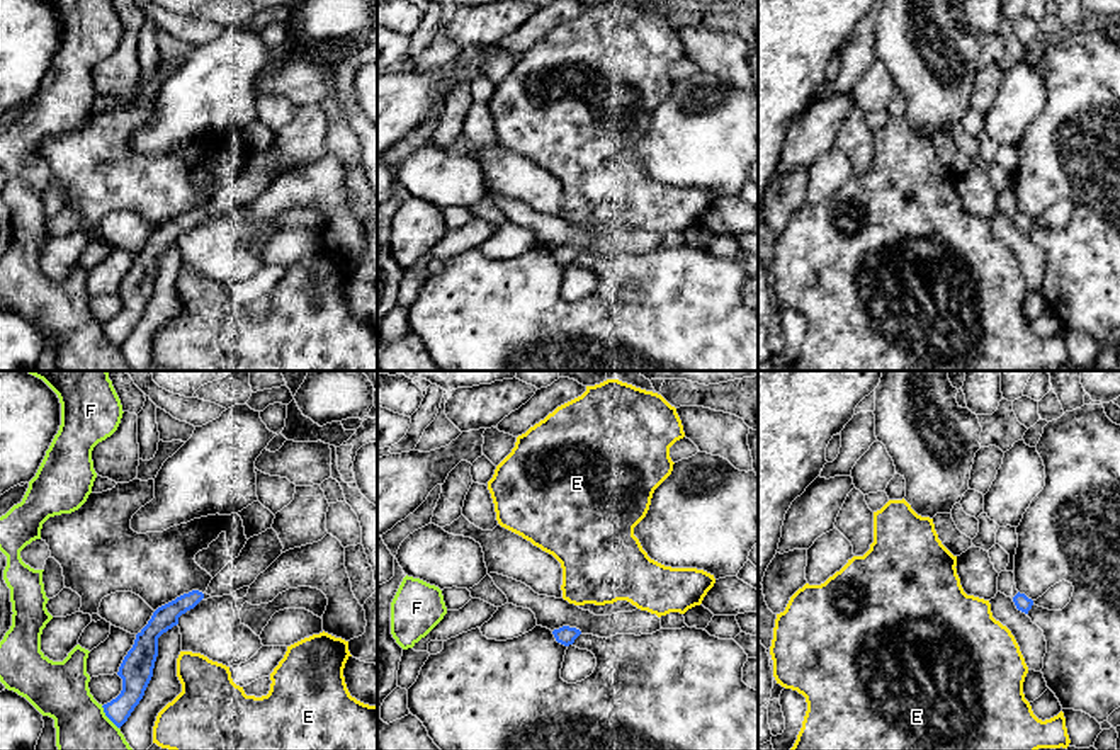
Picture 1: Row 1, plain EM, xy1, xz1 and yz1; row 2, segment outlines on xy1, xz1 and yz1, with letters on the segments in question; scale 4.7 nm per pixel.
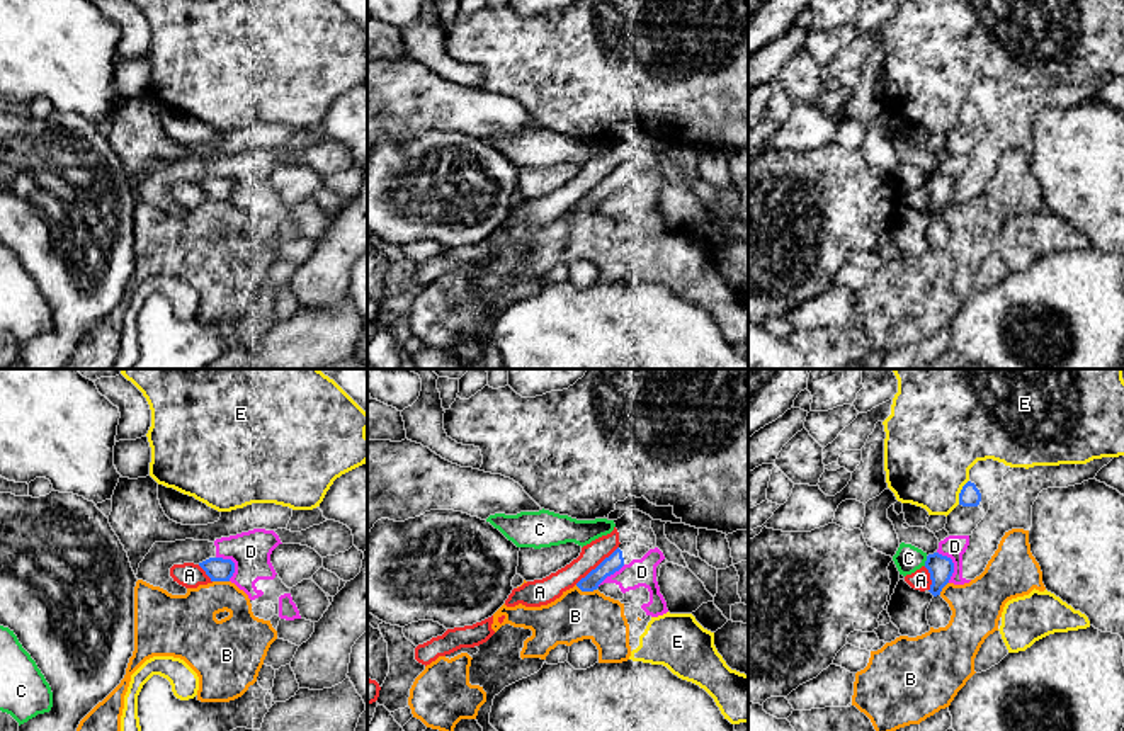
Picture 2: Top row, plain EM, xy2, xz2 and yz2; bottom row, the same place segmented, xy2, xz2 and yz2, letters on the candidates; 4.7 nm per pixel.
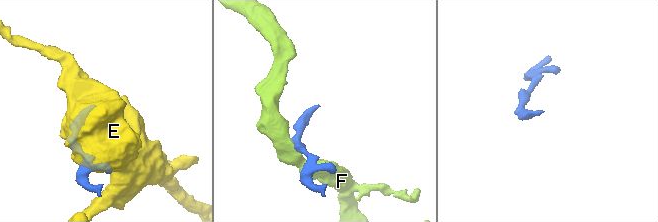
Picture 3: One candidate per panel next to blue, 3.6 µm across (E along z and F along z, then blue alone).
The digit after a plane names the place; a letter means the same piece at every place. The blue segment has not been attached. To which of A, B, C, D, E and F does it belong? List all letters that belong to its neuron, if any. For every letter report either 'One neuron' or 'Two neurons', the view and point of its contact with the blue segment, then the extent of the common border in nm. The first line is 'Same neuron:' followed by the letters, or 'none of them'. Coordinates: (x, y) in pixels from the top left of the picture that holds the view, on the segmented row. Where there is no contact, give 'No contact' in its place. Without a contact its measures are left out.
Same neuron: none of them
A: Two neurons. Touches blue at xz2 (597, 566). Shared border 280 nm
B: Two neurons. Touches blue at xz2 (585, 590). Shared border 110 nm
C: Two neurons. Touches blue at yz2 (925, 561). Shared border 50 nm
D: Two neurons. Touches blue at yz2 (953, 565). Shared border 160 nm
E: Two neurons. Touches blue at yz2 (961, 492). Shared border 130 nm
F: Two neurons. Touches blue at xy1 (107, 716). Shared border 140 nm

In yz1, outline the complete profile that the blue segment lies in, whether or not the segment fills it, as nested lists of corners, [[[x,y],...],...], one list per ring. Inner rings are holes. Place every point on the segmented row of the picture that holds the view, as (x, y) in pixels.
[[[998,592],[989,604],[993,617],[1015,636],[1028,670],[1042,672],[1047,641],[1044,631],[1027,616],[1033,600],[1020,592],[1013,599]]]

